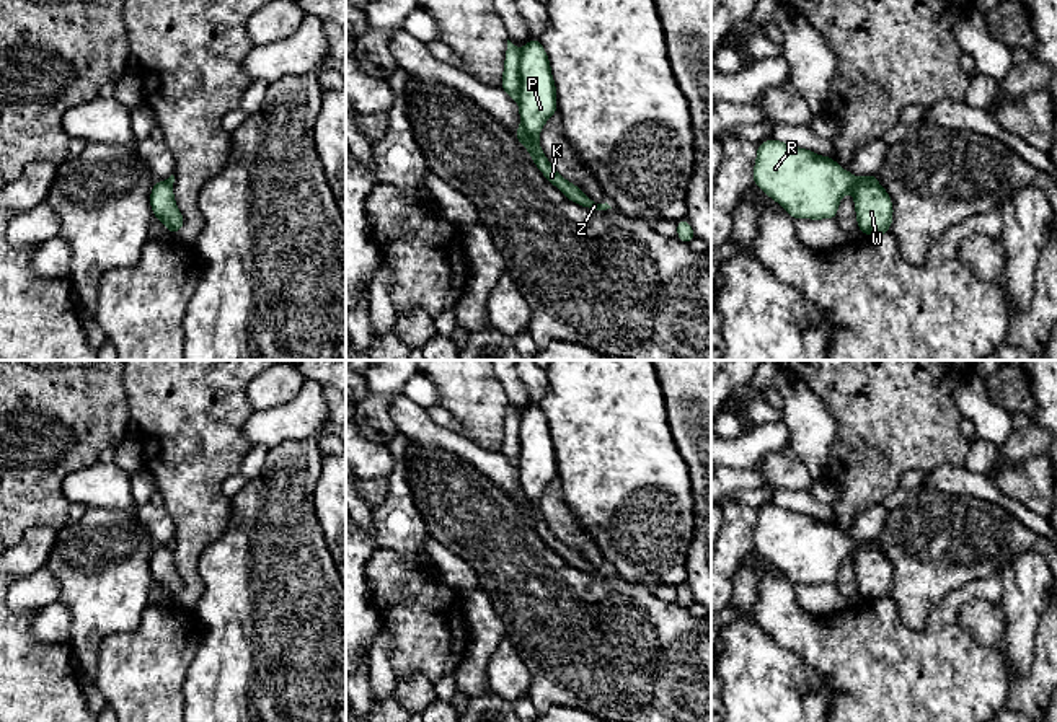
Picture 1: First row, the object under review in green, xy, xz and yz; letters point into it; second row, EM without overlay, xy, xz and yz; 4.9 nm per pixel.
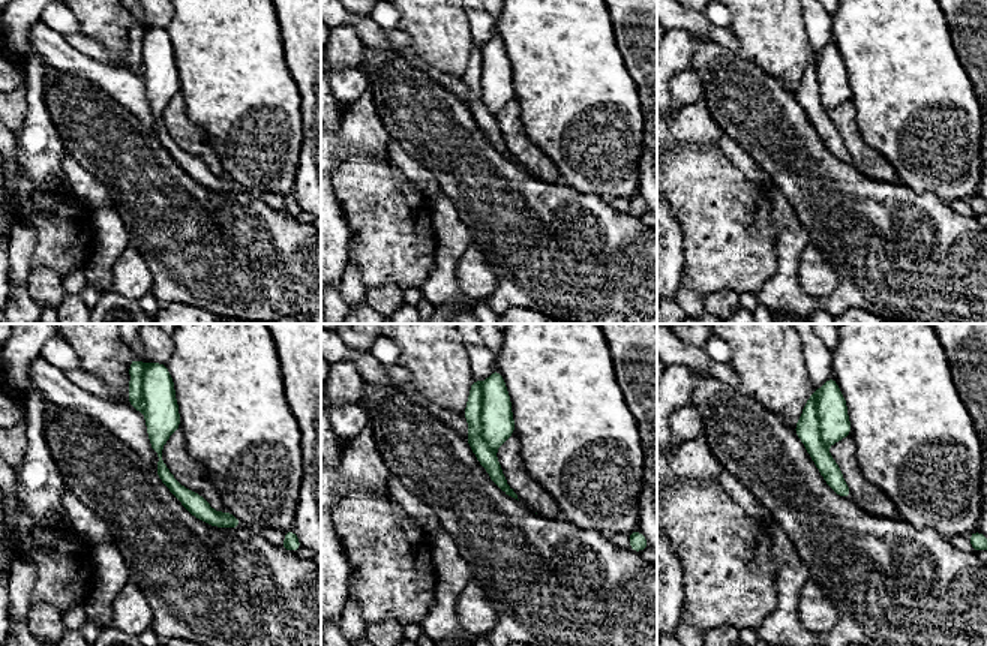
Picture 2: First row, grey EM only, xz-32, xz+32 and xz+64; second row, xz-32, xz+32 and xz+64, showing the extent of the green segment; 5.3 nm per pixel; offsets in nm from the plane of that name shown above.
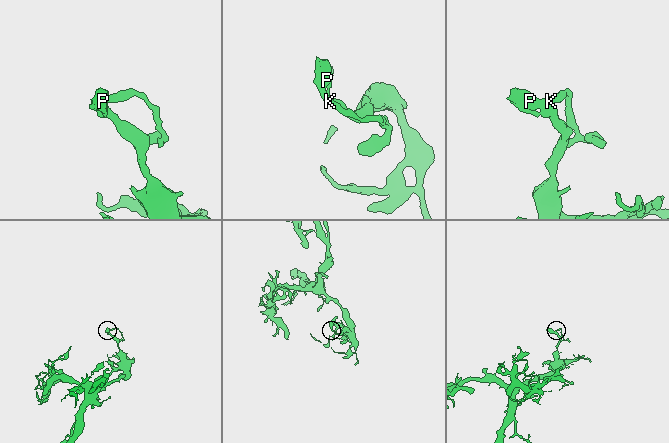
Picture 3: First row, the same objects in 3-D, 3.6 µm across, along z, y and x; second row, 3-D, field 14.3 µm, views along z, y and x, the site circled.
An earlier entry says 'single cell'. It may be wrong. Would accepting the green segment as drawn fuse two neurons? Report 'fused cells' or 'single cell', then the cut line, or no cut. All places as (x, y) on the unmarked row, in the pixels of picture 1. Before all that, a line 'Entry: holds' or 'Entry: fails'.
Entry: holds
single cell | no cut

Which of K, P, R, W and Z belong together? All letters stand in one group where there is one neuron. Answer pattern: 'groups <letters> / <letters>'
groups K P R W Z

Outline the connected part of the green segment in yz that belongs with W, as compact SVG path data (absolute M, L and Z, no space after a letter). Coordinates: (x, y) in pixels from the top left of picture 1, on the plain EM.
M768 504L757 512L754 548L791 583L837 585L838 567L850 556L860 597L889 598L894 572L878 541L856 543L830 522Z

